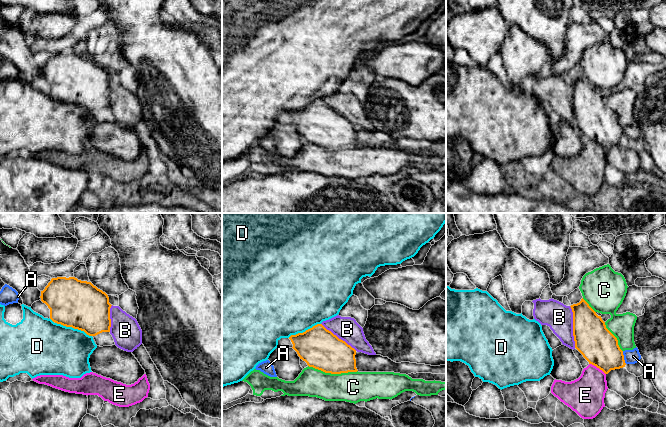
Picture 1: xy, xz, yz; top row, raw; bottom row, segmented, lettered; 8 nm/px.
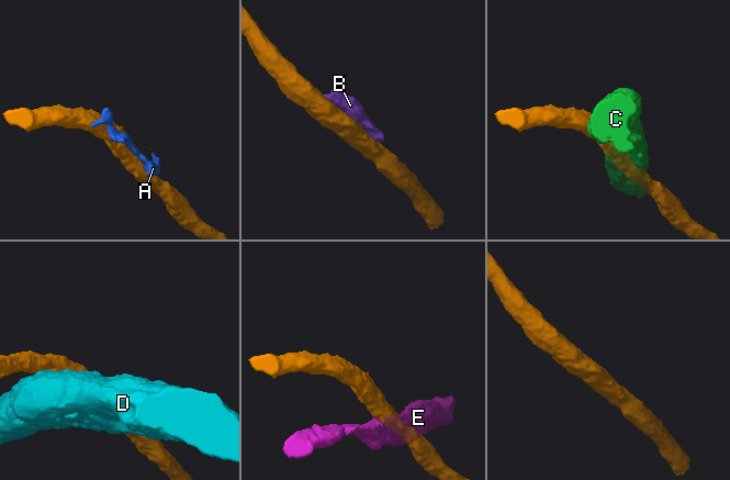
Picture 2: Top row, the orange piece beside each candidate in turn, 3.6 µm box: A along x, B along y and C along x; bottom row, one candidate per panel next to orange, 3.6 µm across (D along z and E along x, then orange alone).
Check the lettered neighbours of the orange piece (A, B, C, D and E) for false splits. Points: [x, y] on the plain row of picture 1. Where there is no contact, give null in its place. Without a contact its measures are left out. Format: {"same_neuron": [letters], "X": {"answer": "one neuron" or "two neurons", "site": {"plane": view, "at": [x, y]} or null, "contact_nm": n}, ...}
{"same_neuron": [], "A": {"answer": "two neurons", "site": {"plane": "yz", "at": [623, 133]}, "contact_nm": 110}, "B": {"answer": "two neurons", "site": {"plane": "yz", "at": [573, 103]}, "contact_nm": 340}, "C": {"answer": "two neurons", "site": {"plane": "xz", "at": [333, 149]}, "contact_nm": 400}, "D": {"answer": "two neurons", "site": {"plane": "xy", "at": [73, 103]}, "contact_nm": 320}, "E": {"answer": "two neurons", "site": {"plane": "yz", "at": [597, 143]}, "contact_nm": 160}}

